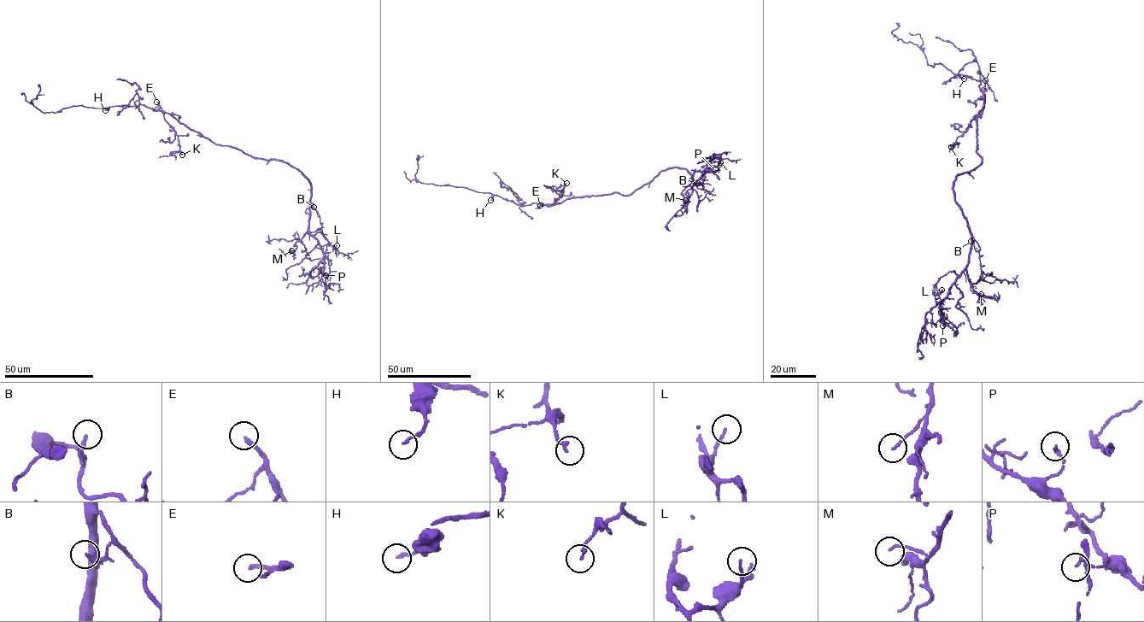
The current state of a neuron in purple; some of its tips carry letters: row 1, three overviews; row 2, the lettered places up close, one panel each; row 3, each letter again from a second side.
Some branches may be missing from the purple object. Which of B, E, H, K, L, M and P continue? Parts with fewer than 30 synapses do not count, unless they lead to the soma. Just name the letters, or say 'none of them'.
E

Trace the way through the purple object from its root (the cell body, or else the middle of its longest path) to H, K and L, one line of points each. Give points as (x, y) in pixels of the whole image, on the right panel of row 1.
H: (977, 144), (976, 120), (983, 104), (978, 85), (981, 82), (980, 79), (958, 74), (964, 79)
K: (977, 144), (976, 120), (983, 105), (983, 94), (982, 111), (976, 115), (951, 147)
L: (977, 144), (981, 163), (953, 187), (969, 262), (933, 294), (941, 290)

